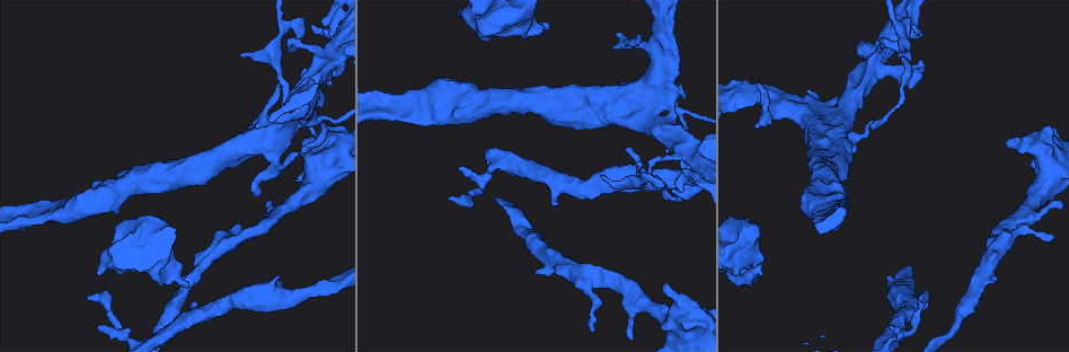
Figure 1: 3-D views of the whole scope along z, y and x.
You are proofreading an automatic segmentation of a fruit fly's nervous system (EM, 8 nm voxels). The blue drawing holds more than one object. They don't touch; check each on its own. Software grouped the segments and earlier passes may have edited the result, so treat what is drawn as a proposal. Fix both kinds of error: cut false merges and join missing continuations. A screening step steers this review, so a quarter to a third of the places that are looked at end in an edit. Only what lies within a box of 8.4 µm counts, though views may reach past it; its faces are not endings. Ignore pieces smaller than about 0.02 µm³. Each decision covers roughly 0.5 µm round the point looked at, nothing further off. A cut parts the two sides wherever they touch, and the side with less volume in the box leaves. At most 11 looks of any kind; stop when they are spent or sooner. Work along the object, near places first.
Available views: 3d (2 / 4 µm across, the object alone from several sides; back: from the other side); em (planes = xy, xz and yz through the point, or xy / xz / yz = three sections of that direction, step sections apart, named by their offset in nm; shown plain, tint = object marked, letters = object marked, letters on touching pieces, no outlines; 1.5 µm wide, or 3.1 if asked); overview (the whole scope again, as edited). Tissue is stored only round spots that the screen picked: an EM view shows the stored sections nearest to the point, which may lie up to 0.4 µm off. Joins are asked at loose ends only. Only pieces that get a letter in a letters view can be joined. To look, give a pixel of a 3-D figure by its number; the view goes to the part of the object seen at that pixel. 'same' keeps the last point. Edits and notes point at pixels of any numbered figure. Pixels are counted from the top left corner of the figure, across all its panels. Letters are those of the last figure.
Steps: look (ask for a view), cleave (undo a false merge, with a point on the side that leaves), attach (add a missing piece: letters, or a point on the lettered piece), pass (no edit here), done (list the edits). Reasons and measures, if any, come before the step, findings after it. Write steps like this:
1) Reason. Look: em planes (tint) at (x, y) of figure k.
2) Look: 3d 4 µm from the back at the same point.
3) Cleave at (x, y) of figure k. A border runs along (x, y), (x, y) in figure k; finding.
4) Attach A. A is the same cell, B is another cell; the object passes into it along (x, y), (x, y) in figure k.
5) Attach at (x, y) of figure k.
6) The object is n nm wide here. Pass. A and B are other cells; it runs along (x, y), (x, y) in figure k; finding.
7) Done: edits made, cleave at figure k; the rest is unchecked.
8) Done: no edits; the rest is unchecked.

Thick end. Look: em xz step 4 (letters) at (736, 275) of figure 1.

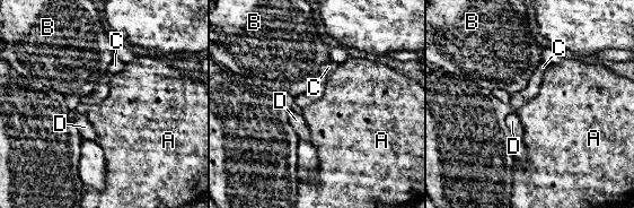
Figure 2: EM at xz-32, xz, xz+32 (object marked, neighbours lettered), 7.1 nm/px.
Cut it another way. Look: em planes (letters) at the same point.

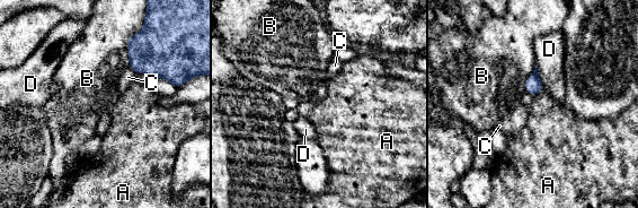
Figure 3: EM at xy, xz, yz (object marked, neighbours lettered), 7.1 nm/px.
Pass. A, B, C and D are other cells; no lettered piece goes on from it.

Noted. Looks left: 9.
An open end. Look: em planes (plain) at (546, 22) of figure 1.

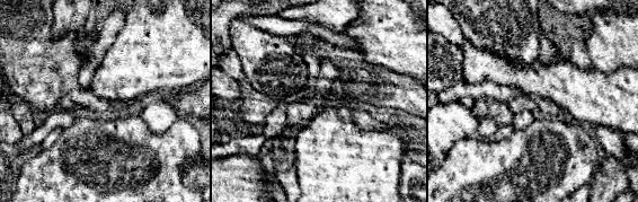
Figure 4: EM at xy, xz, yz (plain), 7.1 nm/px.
Where the object lies. Look: em planes (tint) at the same point.

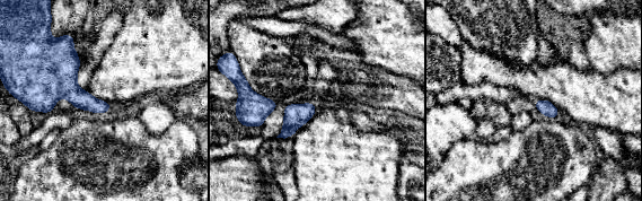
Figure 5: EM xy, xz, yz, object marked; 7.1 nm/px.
Look: em planes (letters) at the same point.

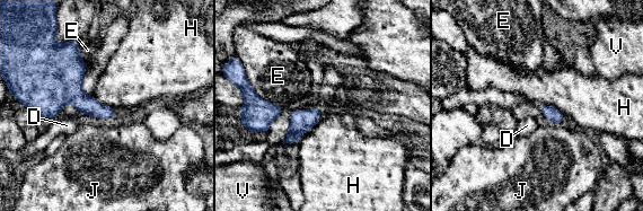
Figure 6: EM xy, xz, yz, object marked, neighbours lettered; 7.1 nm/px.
The longest contact is with E, 320 nm. Pass. D, E, H, J and V are other cells; a border runs along (319, 107), (322, 117), (298, 142) in figure 6; no lettered piece goes on from it.

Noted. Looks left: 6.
Tapers out. Look: 3d 4 µm from the back at (892, 328) of figure 1.

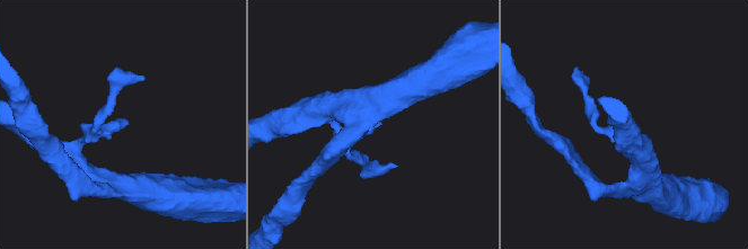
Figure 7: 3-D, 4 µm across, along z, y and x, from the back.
Look: em planes (tint) at (381, 122) of figure 7.

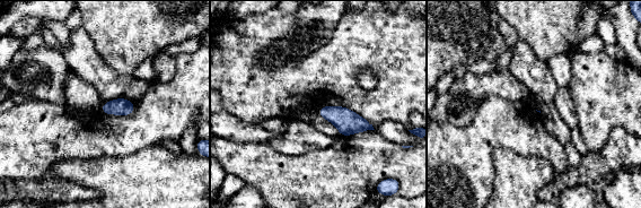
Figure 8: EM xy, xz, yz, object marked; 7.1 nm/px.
See the neighbours. Look: em planes (letters) at the same point.

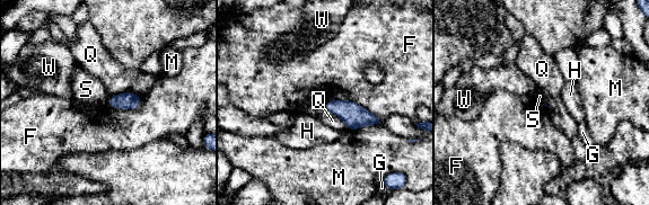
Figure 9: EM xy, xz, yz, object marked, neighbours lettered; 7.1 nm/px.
The longest contact is with F, 380 nm. Pass. F, G, H, M, Q, S and W are other cells; a border runs along (111, 97), (106, 104) in figure 9; no lettered piece goes on from it.

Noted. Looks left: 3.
Thin end. Look: em planes (tint) at (298, 152) of figure 1.

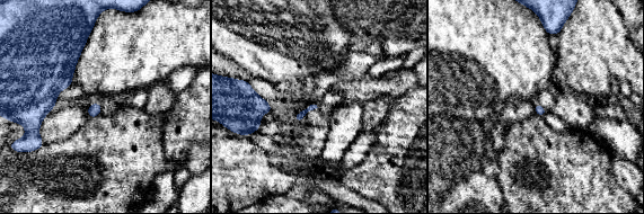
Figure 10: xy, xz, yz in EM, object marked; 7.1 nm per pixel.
See the neighbours. Look: em planes (letters) at the same point.

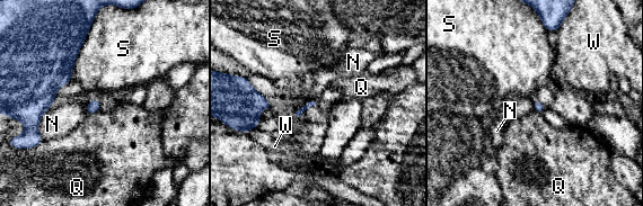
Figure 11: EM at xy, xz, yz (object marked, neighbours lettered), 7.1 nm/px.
Pass. N, Q, S and W are other cells; a border runs along (99, 109), (87, 116) in figure 11; no lettered piece goes on from it.

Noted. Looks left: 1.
Done: no edits; the rest is unchecked.

